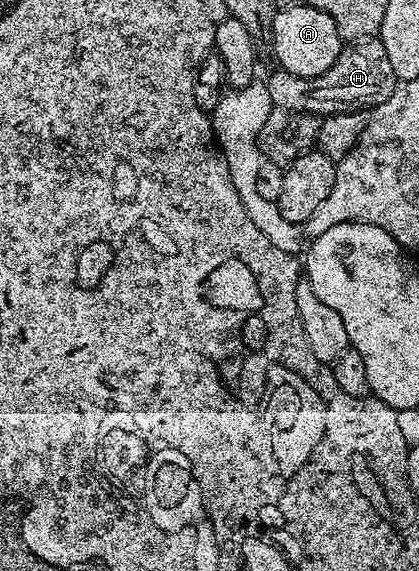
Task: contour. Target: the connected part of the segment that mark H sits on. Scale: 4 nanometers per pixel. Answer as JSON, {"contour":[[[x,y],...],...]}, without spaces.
{"contour":[[[366,38],[346,43],[331,70],[315,78],[299,78],[290,72],[274,70],[264,83],[273,107],[324,118],[337,112],[372,110],[391,98],[399,81],[395,70],[391,70],[391,61],[387,58],[387,50],[383,50],[381,39]]]}

